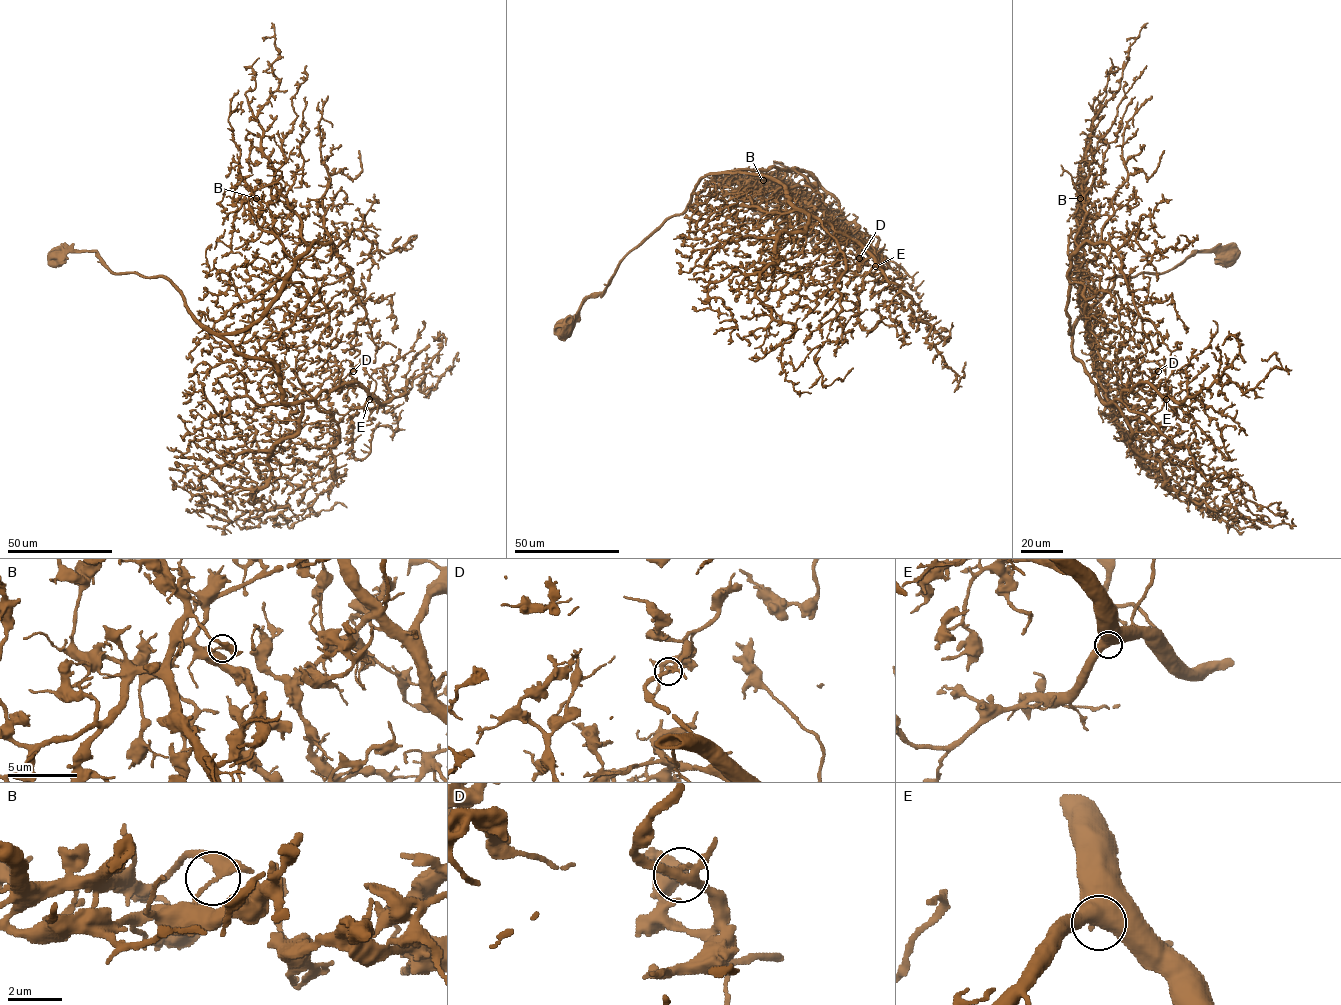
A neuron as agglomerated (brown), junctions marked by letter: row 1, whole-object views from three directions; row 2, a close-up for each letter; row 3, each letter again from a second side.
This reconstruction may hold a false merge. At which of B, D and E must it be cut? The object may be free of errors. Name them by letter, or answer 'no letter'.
B

